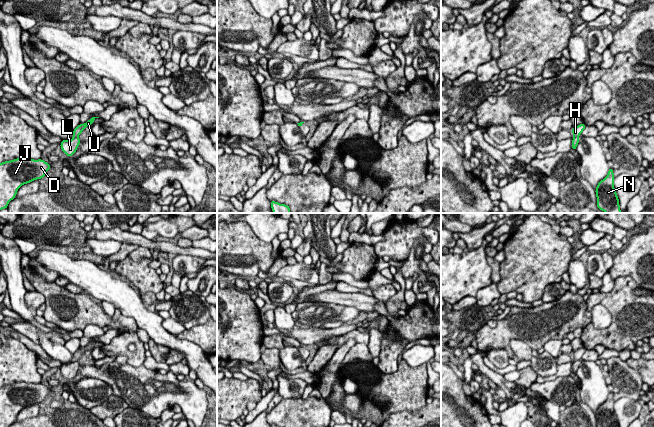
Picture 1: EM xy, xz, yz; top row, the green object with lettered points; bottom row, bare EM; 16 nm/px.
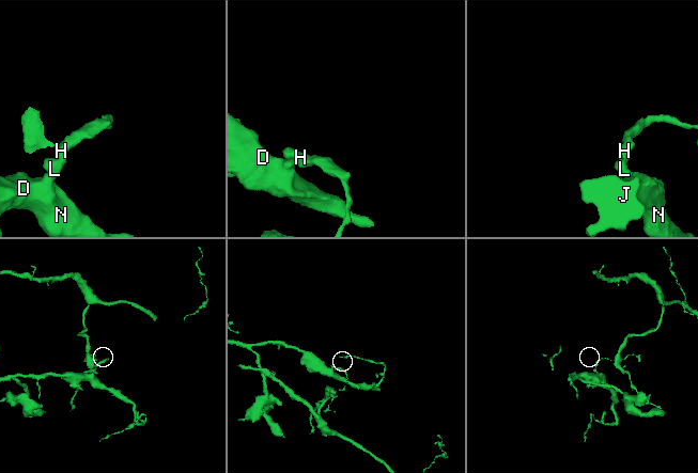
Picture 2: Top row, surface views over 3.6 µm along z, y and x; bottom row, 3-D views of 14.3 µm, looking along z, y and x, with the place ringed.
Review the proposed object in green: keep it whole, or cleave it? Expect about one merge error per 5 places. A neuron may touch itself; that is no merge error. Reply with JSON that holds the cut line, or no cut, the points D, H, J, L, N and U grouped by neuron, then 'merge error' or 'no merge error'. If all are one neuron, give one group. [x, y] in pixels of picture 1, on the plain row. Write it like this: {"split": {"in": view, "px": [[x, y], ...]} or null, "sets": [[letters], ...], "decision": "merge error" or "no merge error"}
{"split": {"in": "xy", "px": [[73, 360], [78, 361]]}, "sets": [["D", "J", "L", "N"], ["H", "U"]], "decision": "merge error"}

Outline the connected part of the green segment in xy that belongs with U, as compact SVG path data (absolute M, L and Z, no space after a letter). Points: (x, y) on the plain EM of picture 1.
M93 340L93 341L91 341L91 343L88 344L86 347L84 347L84 348L79 348L79 349L73 354L72 360L73 360L73 361L79 361L79 359L82 357L82 355L83 355L87 350L92 349L93 346L94 346L94 344L95 344L96 342L99 342L99 341Z

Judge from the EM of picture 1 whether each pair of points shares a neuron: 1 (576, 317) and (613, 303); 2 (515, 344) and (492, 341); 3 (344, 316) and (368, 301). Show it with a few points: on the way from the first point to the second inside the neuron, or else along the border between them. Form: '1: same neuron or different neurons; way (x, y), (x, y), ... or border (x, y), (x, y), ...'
1: different neurons; border (585, 301), (587, 306), (586, 314), (590, 318)
2: different neurons; border (509, 341), (521, 339), (532, 349)
3: different neurons; border (336, 304), (352, 305), (360, 311)

